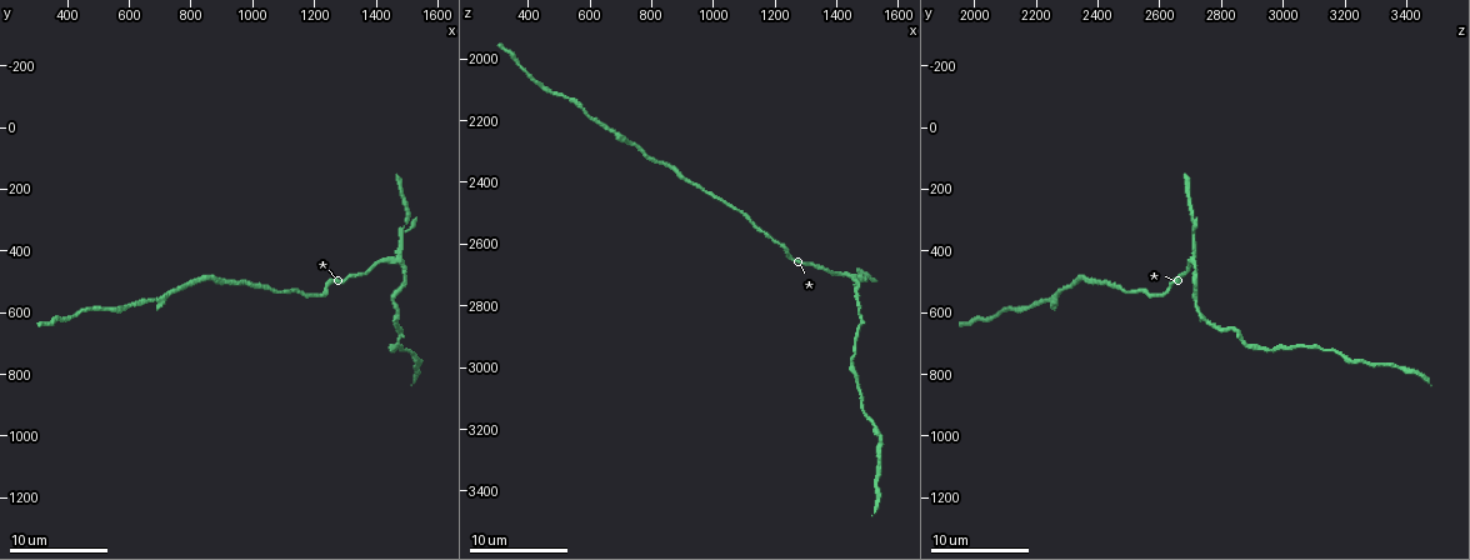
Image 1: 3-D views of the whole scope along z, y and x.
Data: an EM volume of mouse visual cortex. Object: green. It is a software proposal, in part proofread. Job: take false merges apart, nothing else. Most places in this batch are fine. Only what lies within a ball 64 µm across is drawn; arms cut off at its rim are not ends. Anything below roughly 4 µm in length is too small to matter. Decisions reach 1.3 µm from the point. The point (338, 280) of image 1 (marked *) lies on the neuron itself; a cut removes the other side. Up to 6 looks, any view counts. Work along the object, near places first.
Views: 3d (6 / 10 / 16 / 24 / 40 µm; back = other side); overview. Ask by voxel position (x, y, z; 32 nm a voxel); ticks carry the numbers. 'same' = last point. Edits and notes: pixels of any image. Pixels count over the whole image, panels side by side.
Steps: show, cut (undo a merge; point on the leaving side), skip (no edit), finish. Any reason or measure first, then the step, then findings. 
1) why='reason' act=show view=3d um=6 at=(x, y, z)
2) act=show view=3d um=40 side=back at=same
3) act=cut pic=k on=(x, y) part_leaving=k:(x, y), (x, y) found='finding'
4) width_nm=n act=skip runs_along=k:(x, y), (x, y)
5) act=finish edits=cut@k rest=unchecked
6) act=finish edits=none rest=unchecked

why='two arms in line, one across' act=show view=3d um=10 at=(1480, 420, 2710)

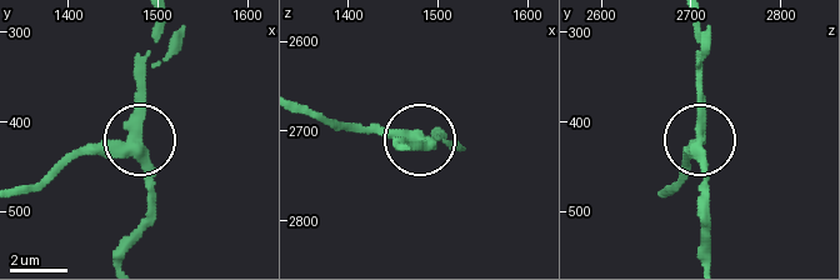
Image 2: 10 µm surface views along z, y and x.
why='closer look' act=show view=3d um=6 at=(1480, 430, 2710)

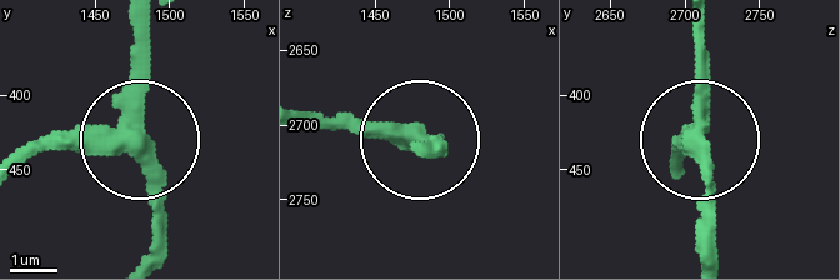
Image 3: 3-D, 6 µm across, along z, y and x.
width_nm=350 act=skip runs_along=3:(26, 161), (141, 134), (145, 26) found='all the same neuron'

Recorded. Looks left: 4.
why='sudden change in width' act=show view=3d um=16 at=(1460, 720, 2970)

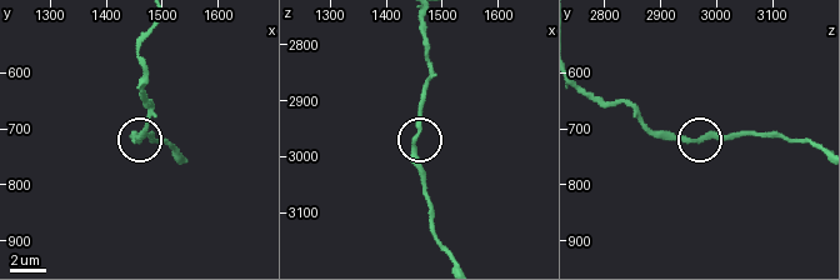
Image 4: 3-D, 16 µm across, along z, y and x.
width_nm=280 act=skip runs_along=4:(583, 89), (624, 101), (659, 131), (700, 140), (756, 136) found='continuous, no second neuron'

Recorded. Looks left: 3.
why='a narrow waist' act=show view=3d um=16 at=(600, 580, 2190)

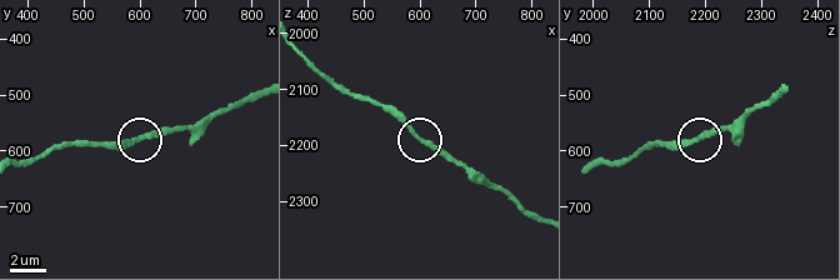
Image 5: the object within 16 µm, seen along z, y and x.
act=skip found='all the same neuron'

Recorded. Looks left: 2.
act=finish edits=none rest=unchecked

